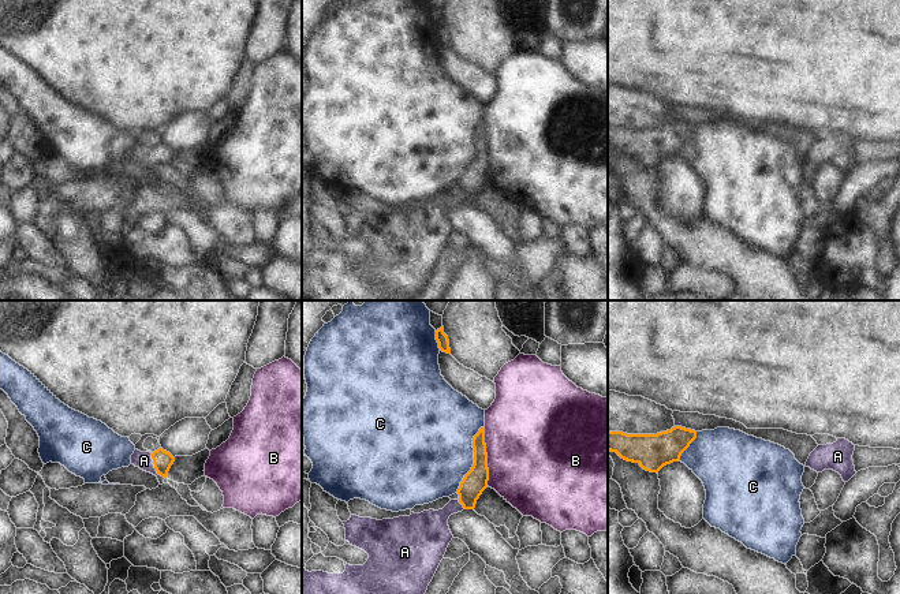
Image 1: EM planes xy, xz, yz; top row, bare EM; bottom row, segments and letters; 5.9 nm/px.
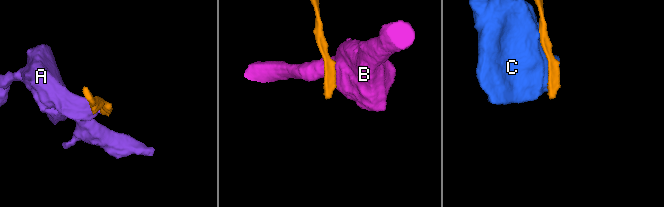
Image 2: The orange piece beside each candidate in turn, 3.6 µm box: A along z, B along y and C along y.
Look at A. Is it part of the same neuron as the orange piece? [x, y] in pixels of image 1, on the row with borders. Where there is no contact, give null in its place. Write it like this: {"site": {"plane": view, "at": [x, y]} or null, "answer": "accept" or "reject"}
{"site": {"plane": "xy", "at": [153, 463]}, "answer": "accept"}

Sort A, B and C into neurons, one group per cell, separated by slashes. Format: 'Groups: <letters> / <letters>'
Groups: A / B / C.

